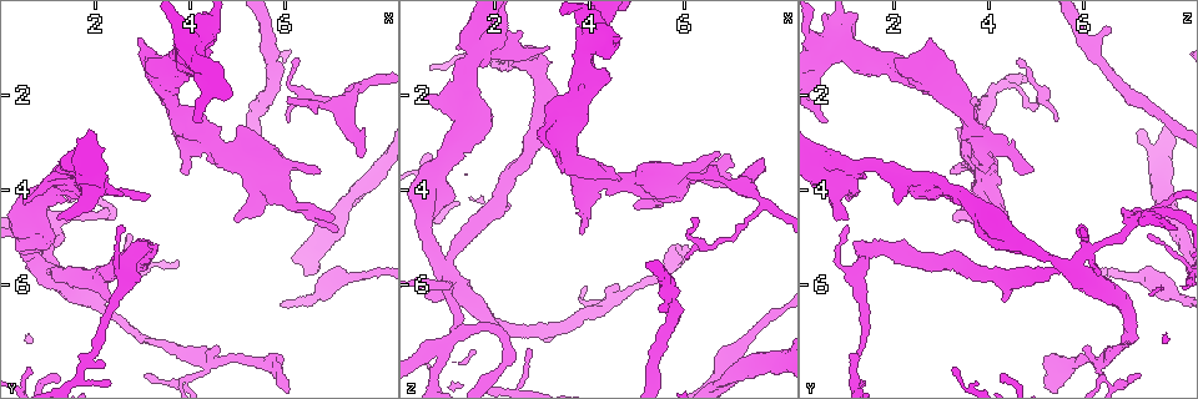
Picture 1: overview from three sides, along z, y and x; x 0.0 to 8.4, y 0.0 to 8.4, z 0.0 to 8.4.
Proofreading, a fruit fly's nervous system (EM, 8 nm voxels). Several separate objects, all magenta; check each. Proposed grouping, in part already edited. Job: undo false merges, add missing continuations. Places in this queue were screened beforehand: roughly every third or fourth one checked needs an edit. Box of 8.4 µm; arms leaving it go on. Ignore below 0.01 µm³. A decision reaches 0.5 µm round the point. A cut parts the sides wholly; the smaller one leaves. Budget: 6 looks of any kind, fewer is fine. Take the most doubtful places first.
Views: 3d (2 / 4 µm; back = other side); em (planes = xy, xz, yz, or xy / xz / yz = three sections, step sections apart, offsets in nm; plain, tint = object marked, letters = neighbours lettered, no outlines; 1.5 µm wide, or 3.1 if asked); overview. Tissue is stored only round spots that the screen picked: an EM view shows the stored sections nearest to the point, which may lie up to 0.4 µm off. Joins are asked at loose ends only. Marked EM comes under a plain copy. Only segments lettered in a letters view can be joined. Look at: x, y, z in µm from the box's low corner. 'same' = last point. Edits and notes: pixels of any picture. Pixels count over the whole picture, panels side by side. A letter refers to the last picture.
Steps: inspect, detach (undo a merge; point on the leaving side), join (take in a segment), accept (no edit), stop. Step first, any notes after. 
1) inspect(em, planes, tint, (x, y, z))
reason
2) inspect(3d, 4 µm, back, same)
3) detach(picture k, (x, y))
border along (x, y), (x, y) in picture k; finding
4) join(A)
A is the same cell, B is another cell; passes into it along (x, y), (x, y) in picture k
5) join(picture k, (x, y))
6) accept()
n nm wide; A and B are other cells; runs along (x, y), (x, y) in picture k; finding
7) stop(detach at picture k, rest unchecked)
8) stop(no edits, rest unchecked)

inspect(3d, 2 µm, (3.30, 1.25, 3.20))
branch stops here

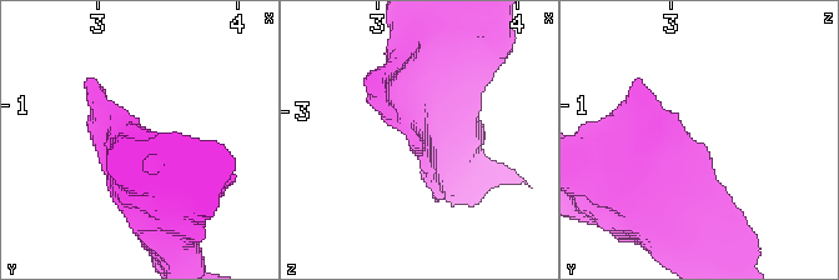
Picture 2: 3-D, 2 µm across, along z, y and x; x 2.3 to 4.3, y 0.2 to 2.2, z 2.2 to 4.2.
inspect(em, xy, step 8, letters, (3.28, 1.26, 3.26))

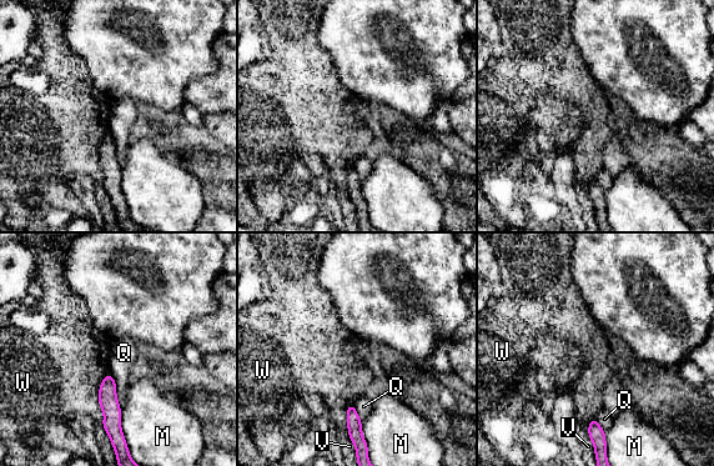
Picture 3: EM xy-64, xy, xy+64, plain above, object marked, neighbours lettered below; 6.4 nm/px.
inspect(em, planes, letters, same)
cut it another way

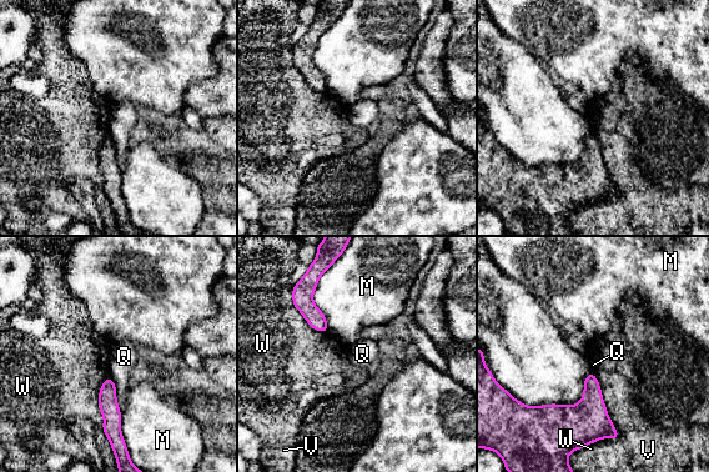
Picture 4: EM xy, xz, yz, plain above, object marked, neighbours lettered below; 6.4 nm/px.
accept()
M, Q, V and W are other cells; none of them fits

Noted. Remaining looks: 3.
inspect(3d, 4 µm, (5.35, 4.20, 4.10))
sudden change in width

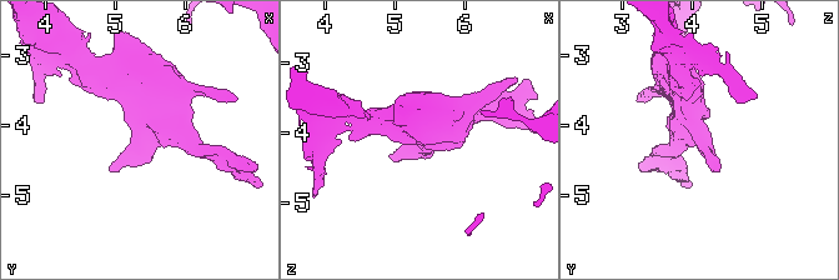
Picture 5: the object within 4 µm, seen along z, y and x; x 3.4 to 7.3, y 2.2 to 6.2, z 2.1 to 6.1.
inspect(em, planes, letters, (5.40, 4.15, 4.20))

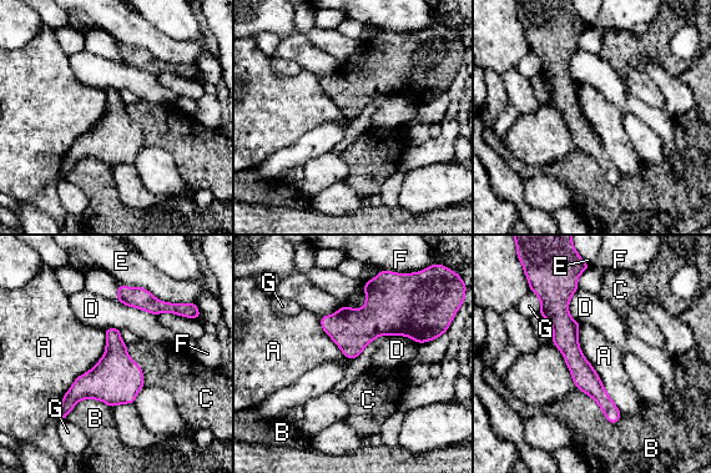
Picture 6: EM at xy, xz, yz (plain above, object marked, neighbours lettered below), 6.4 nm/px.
accept()
A, B, C, D, E, F and G are other cells; border along (104, 330), (59, 418) in picture 6; all the same neuron

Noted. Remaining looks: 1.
inspect(em, xz, step 4, letters, (7.05, 4.65, 3.50))
free end

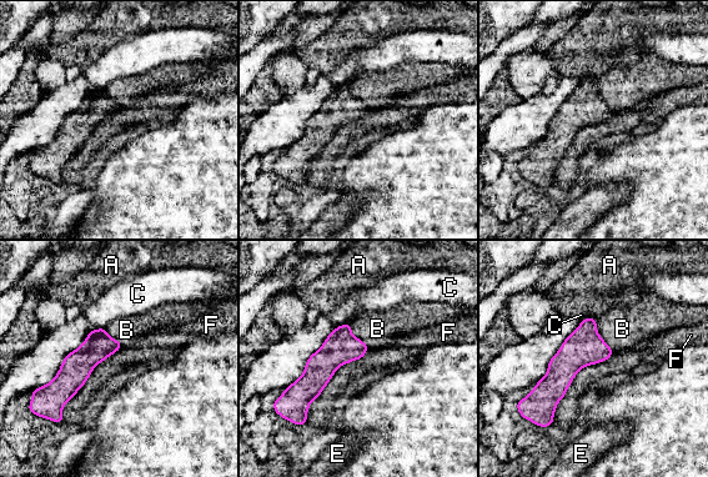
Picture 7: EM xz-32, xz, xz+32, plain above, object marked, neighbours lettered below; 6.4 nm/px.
accept()
B touches over 260 nm; A, B, C, E and F are other cells; border along (594, 317), (597, 334), (613, 351) in picture 7; none of them fits

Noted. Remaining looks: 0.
stop(no edits, rest unchecked)

